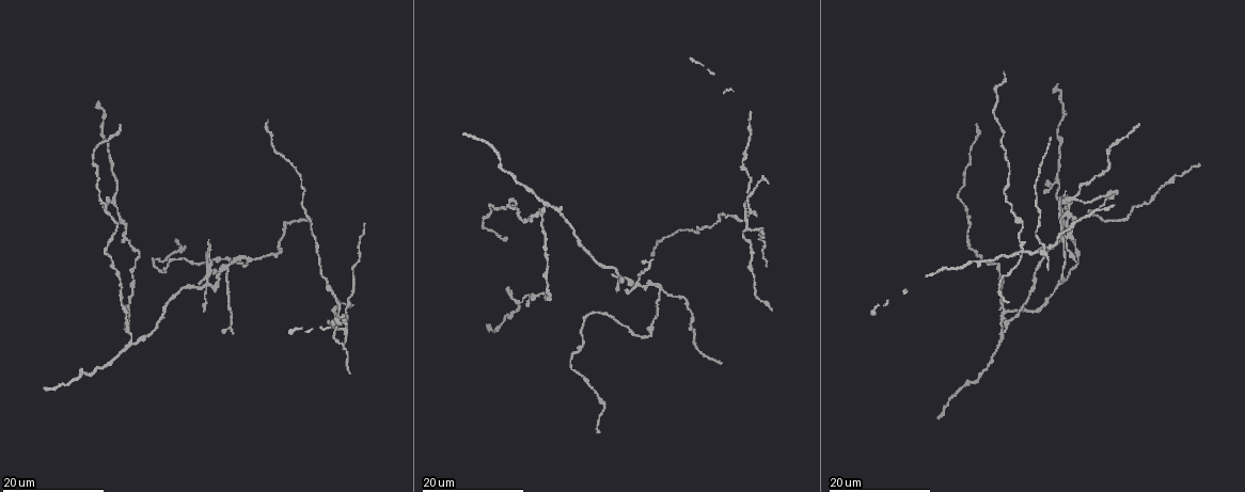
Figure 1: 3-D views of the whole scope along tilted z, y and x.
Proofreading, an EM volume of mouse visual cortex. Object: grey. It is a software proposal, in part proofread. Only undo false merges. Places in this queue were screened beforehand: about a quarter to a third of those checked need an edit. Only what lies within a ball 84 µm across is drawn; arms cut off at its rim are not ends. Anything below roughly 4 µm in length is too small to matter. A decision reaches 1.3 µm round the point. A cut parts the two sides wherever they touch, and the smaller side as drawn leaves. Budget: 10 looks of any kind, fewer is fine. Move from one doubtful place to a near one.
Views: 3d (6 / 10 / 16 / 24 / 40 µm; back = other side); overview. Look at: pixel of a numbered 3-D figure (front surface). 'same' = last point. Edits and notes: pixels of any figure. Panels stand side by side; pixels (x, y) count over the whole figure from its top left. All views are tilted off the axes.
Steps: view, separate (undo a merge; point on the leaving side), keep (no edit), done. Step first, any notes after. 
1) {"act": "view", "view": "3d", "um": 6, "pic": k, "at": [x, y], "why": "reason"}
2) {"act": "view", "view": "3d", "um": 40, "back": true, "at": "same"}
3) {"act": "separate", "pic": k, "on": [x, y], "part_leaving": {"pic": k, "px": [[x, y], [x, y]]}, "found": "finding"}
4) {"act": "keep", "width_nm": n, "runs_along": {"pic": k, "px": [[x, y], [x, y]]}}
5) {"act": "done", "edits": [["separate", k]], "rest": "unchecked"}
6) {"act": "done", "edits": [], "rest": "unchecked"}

{"act": "view", "view": "3d", "um": 24, "pic": 1, "at": [1001, 328], "why": "arms part here"}

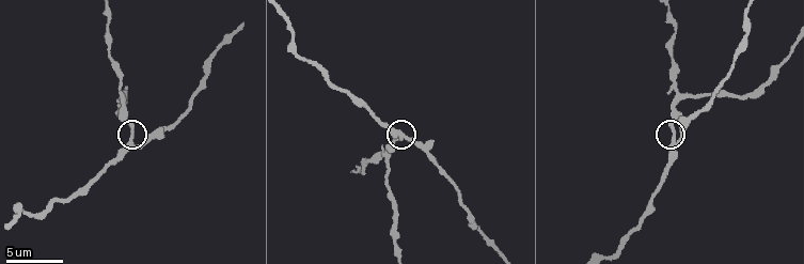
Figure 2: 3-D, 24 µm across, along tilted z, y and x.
{"act": "view", "view": "3d", "um": 6, "pic": 2, "at": [400, 135]}

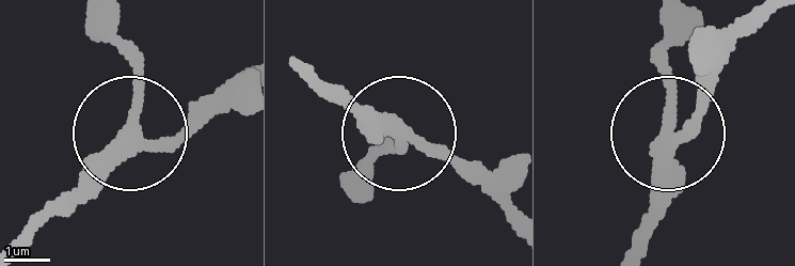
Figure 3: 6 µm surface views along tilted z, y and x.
{"act": "keep", "arms": 3, "found": "one neuron here"}

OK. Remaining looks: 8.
{"act": "view", "view": "3d", "um": 10, "pic": 2, "at": [672, 76], "why": "sudden change in width"}

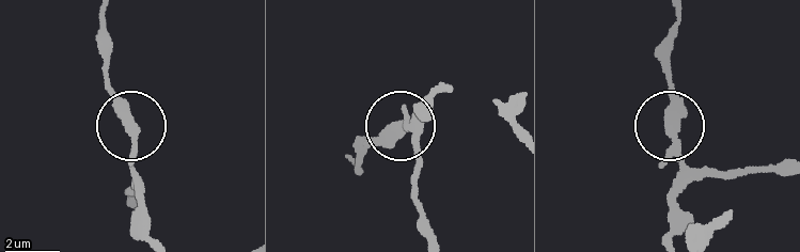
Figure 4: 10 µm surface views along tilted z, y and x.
{"act": "keep", "arms": 3, "runs_along": {"pic": 4, "px": [[668, 239], [679, 190], [668, 48]]}, "found": "continuous, no second neuron"}

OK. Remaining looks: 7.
{"act": "view", "view": "3d", "um": 16, "pic": 1, "at": [207, 282], "why": "four-way junction"}

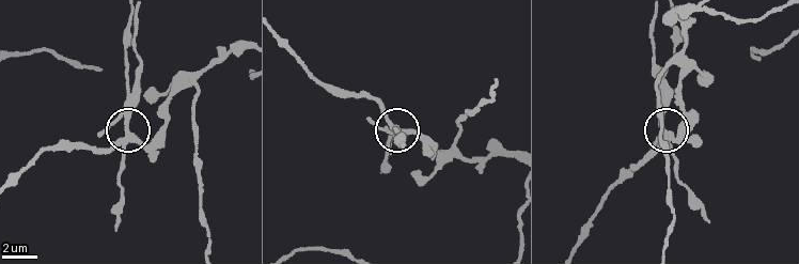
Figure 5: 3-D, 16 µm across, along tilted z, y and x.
{"act": "view", "view": "3d", "um": 10, "pic": 5, "at": [666, 133]}

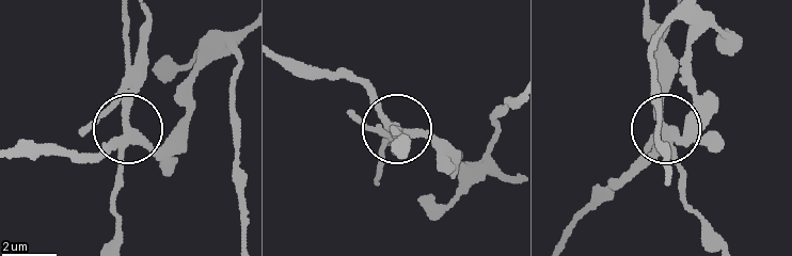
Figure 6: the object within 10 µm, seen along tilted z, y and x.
{"act": "separate", "pic": 6, "on": [122, 179], "width_nm": 300, "part_leaving": {"pic": 6, "px": [[123, 134], [130, 109], [128, 13]]}, "found": "two neurons meet here"}

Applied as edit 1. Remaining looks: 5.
{"act": "view", "view": "overview", "why": "redraw"}

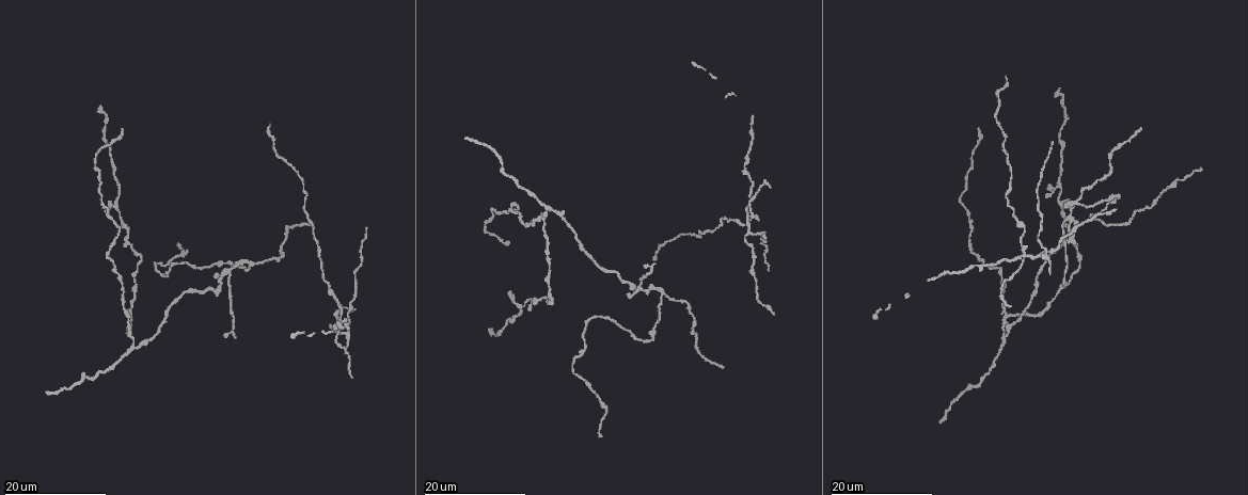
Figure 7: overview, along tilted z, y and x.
{"act": "view", "view": "3d", "um": 16, "pic": 7, "at": [663, 295], "why": "three arms meet"}

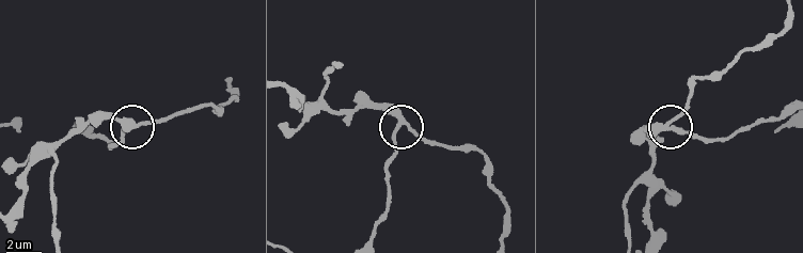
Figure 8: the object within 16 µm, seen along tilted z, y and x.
{"act": "view", "view": "3d", "um": 6, "pic": 8, "at": [399, 125], "why": "zoom in"}

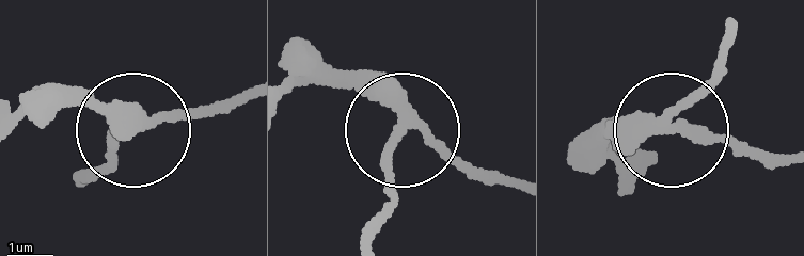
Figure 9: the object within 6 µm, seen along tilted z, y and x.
{"act": "keep", "runs_along": {"pic": 9, "px": [[288, 84], [356, 83], [394, 125], [381, 225]]}, "found": "continuous, no second neuron"}

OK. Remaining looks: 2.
{"act": "view", "view": "3d", "um": 24, "pic": 7, "at": [749, 217], "why": "four arms meet"}

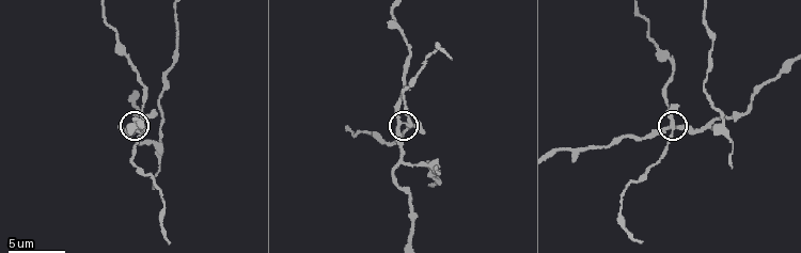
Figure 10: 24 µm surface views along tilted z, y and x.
{"act": "view", "view": "3d", "um": 10, "pic": 10, "at": [399, 121], "why": "closer look"}

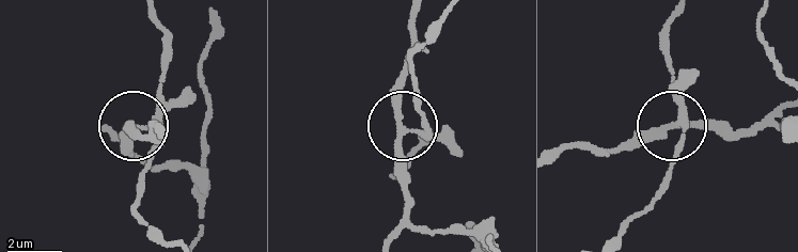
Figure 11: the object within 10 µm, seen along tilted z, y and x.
{"act": "separate", "pic": 11, "on": [422, 123], "width_nm": 240, "part_leaving": {"pic": 11, "px": [[682, 103], [668, 58], [676, 13]]}, "found": "a second neuron is stuck on"}

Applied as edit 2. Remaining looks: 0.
{"act": "done", "edits": [["separate", 6], ["separate", 11]], "rest": "unchecked"}

